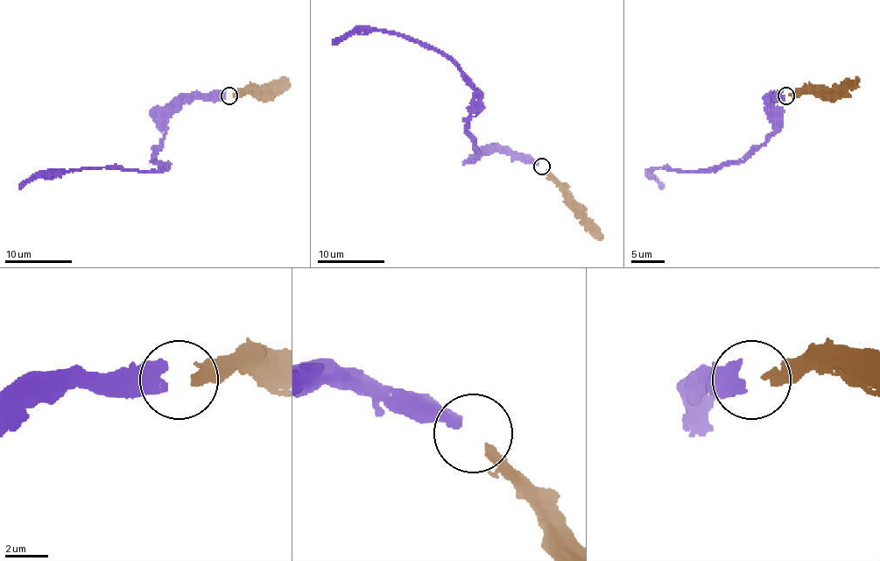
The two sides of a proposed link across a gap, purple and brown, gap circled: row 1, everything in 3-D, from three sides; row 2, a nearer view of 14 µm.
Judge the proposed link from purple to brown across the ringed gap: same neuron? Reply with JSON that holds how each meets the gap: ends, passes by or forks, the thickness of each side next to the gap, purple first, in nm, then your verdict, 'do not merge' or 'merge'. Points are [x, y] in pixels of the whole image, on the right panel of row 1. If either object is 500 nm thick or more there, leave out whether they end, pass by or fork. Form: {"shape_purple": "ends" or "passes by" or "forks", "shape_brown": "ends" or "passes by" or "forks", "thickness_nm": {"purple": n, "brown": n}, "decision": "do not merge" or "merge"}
{"shape_purple": "ends", "shape_brown": "ends", "thickness_nm": {"purple": 440, "brown": 360}, "decision": "merge"}

